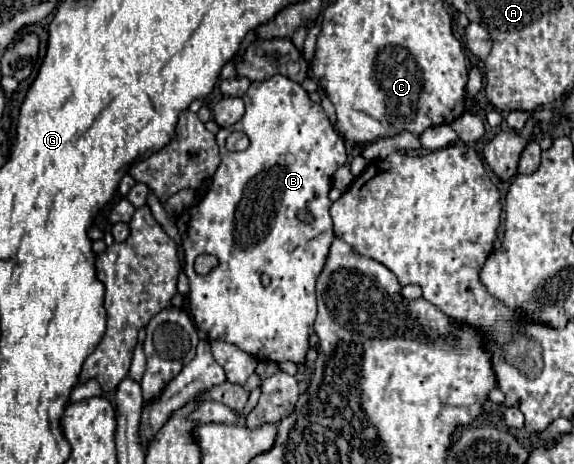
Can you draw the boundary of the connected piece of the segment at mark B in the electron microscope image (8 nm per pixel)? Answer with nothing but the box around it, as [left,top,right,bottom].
[177,74,347,364]

